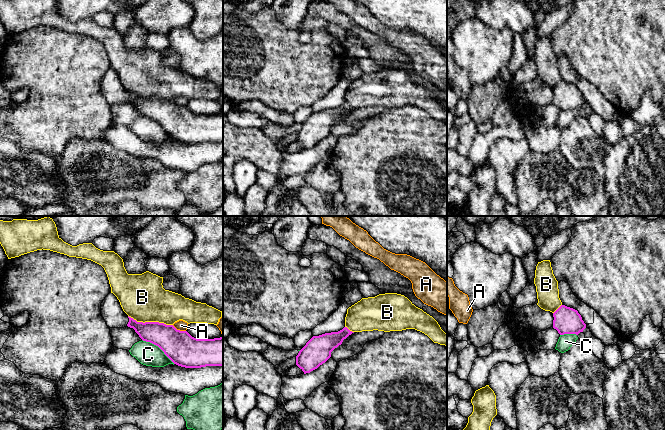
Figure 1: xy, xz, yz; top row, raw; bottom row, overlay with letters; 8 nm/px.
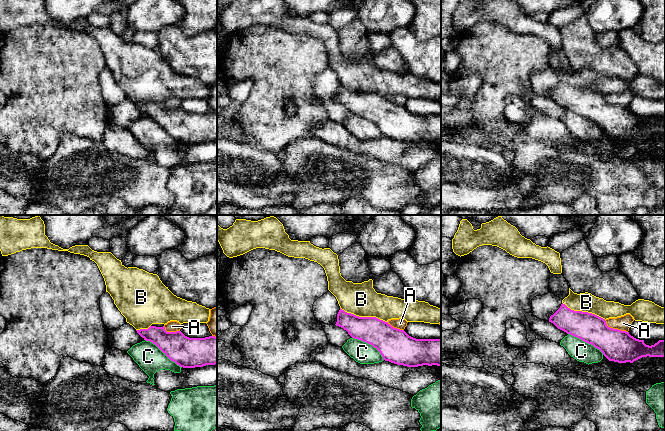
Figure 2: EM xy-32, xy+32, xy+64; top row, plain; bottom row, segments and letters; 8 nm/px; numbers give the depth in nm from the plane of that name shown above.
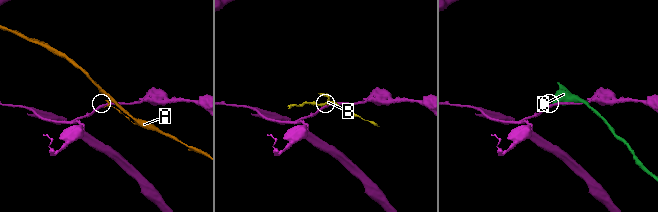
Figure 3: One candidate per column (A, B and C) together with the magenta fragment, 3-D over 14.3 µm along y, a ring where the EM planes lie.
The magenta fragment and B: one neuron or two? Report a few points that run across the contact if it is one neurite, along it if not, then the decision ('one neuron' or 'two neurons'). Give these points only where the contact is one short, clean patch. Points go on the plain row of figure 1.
two neurons

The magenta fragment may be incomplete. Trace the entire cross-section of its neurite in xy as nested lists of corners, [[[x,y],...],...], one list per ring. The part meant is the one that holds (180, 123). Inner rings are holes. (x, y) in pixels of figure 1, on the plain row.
[[[129,93],[128,103],[133,104],[139,113],[146,118],[158,122],[176,141],[185,144],[201,144],[206,142],[223,142],[223,113],[214,115],[197,115],[187,107],[177,106],[173,101],[159,98],[137,98]]]

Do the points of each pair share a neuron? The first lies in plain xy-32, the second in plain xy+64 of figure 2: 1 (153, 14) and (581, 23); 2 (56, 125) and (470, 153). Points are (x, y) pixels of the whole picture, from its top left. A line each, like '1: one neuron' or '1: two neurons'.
1: two neurons
2: two neurons

